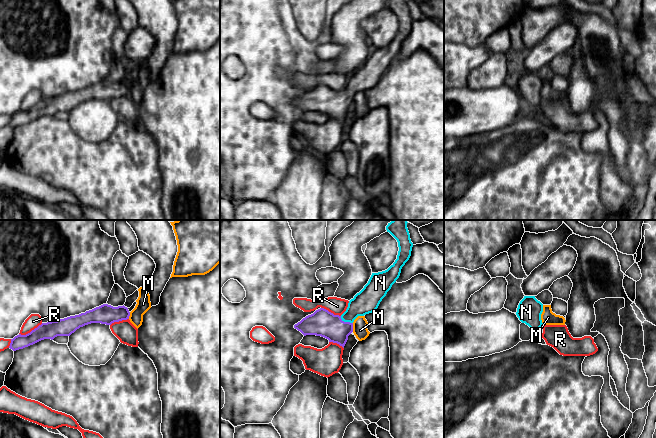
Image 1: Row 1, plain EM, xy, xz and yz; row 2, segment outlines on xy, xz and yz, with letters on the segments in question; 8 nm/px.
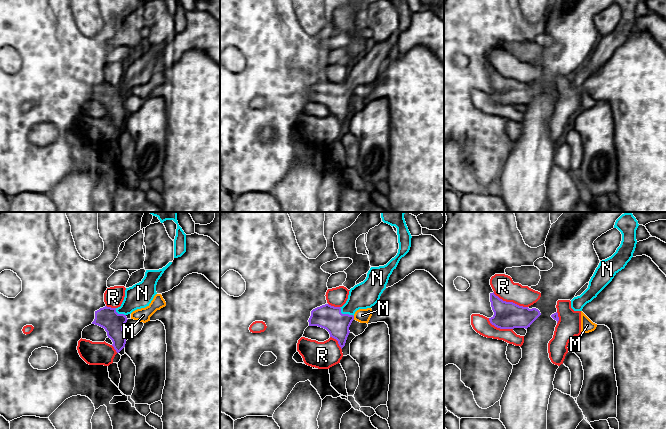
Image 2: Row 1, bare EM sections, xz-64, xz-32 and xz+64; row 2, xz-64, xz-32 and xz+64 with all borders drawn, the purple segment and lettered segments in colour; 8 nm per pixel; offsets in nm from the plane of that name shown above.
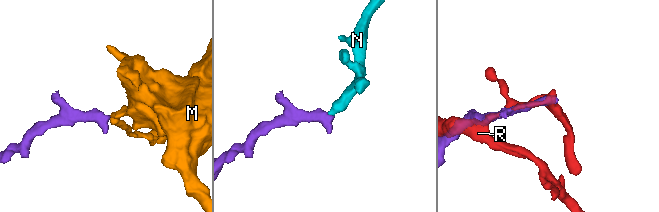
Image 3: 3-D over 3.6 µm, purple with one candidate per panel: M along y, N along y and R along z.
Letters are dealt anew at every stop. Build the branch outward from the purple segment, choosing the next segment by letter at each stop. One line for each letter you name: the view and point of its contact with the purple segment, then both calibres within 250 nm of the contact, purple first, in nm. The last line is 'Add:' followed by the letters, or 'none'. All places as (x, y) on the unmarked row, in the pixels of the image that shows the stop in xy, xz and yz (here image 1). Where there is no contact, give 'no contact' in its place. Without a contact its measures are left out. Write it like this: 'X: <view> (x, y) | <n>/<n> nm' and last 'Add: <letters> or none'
N: xz (346, 98) | 220/190 nm
Add: N

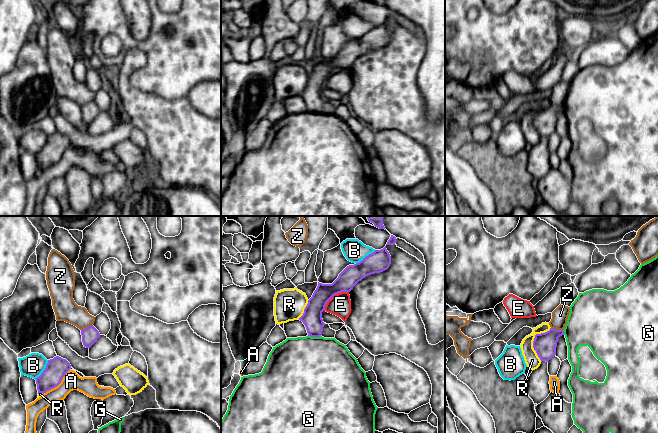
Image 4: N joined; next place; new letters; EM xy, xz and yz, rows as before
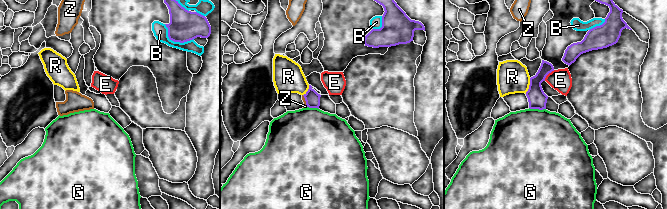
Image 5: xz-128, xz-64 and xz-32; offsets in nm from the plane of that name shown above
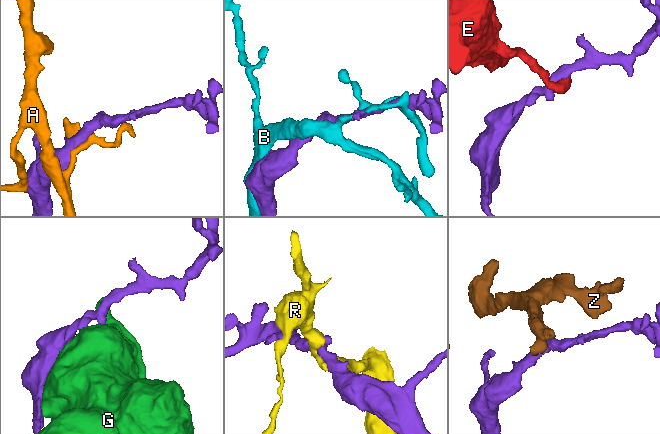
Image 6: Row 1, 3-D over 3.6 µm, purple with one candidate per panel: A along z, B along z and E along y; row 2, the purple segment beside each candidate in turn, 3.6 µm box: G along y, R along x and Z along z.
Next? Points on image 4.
Add: none

